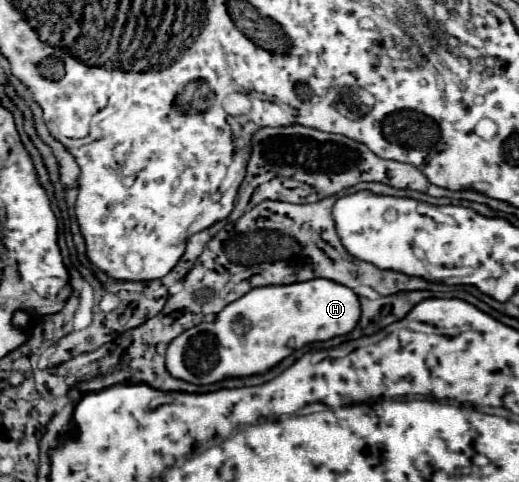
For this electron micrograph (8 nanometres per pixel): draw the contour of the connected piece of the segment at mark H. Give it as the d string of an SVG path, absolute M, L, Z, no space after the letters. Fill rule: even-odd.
M315 278L289 286L253 288L225 306L213 320L205 320L167 348L167 370L173 378L207 386L235 376L265 374L295 348L349 334L361 318L357 294L333 280Z

